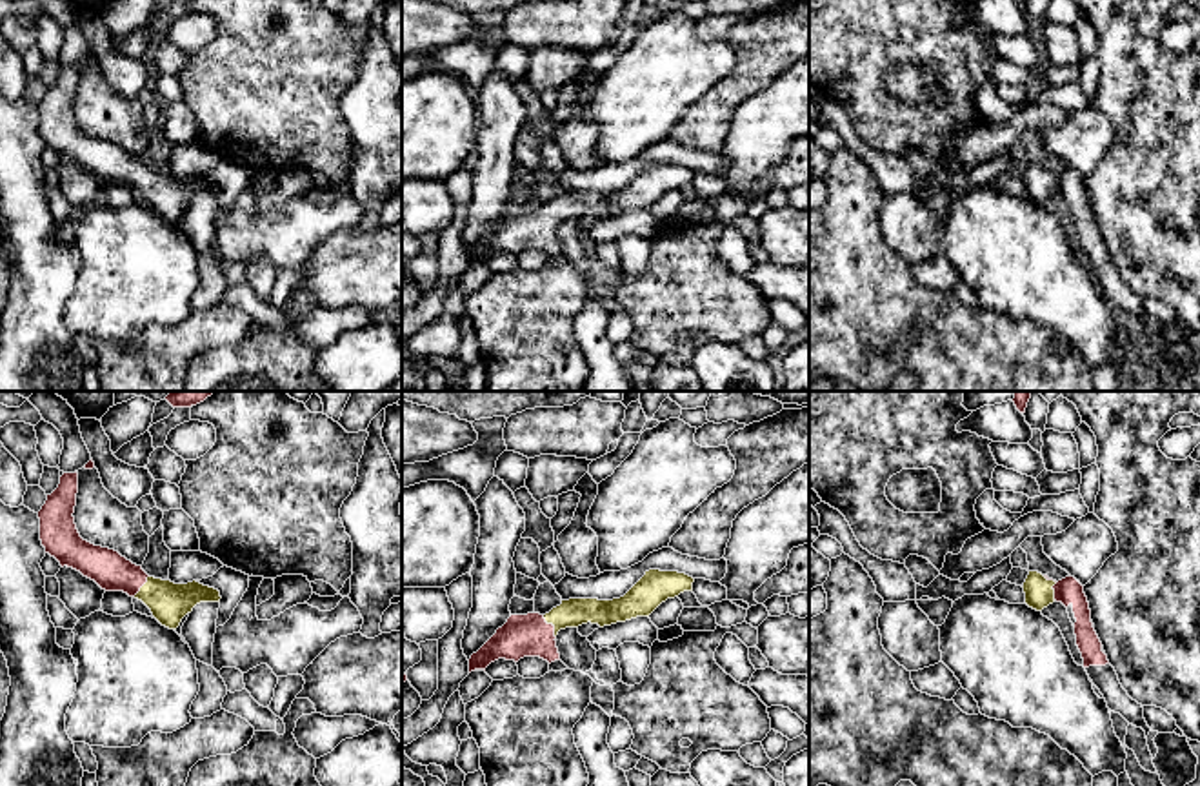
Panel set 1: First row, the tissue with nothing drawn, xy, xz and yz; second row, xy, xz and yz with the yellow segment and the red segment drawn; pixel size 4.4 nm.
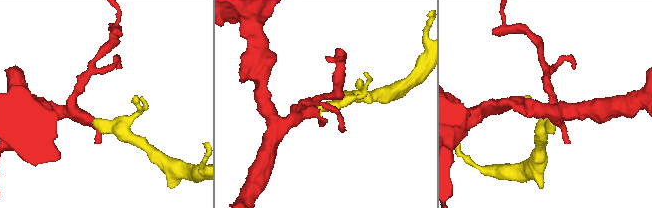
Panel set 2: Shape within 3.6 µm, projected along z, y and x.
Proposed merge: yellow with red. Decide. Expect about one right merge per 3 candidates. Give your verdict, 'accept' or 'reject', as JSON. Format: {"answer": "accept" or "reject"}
{"answer": "accept"}

